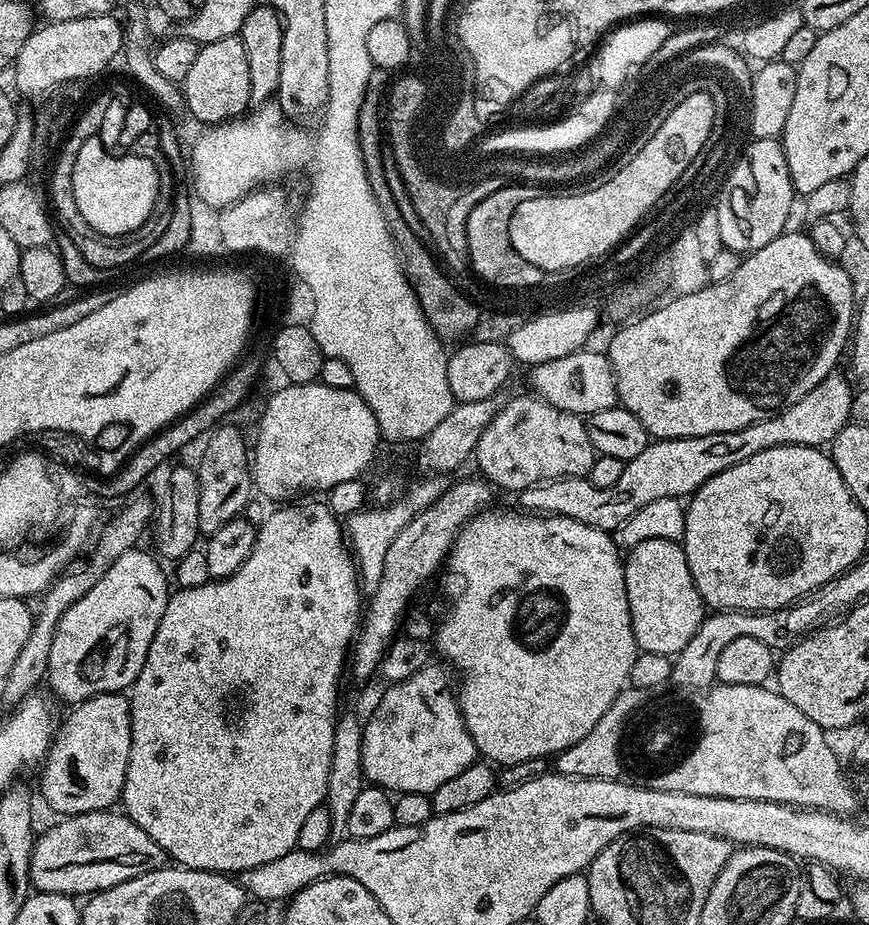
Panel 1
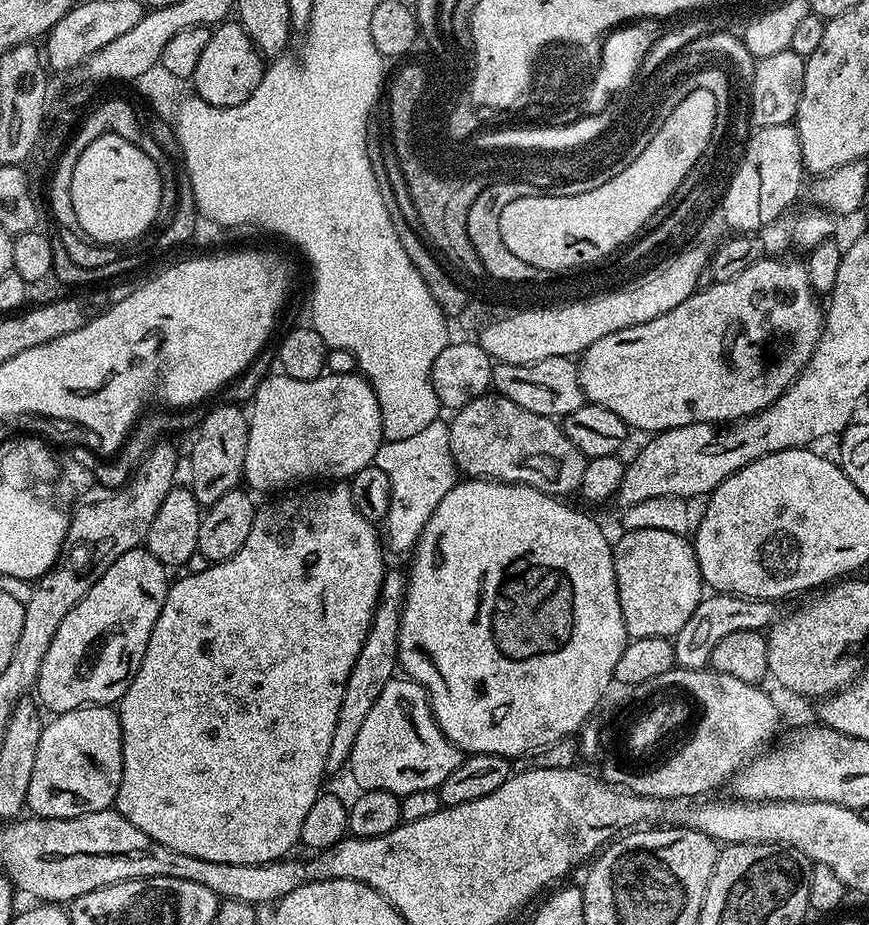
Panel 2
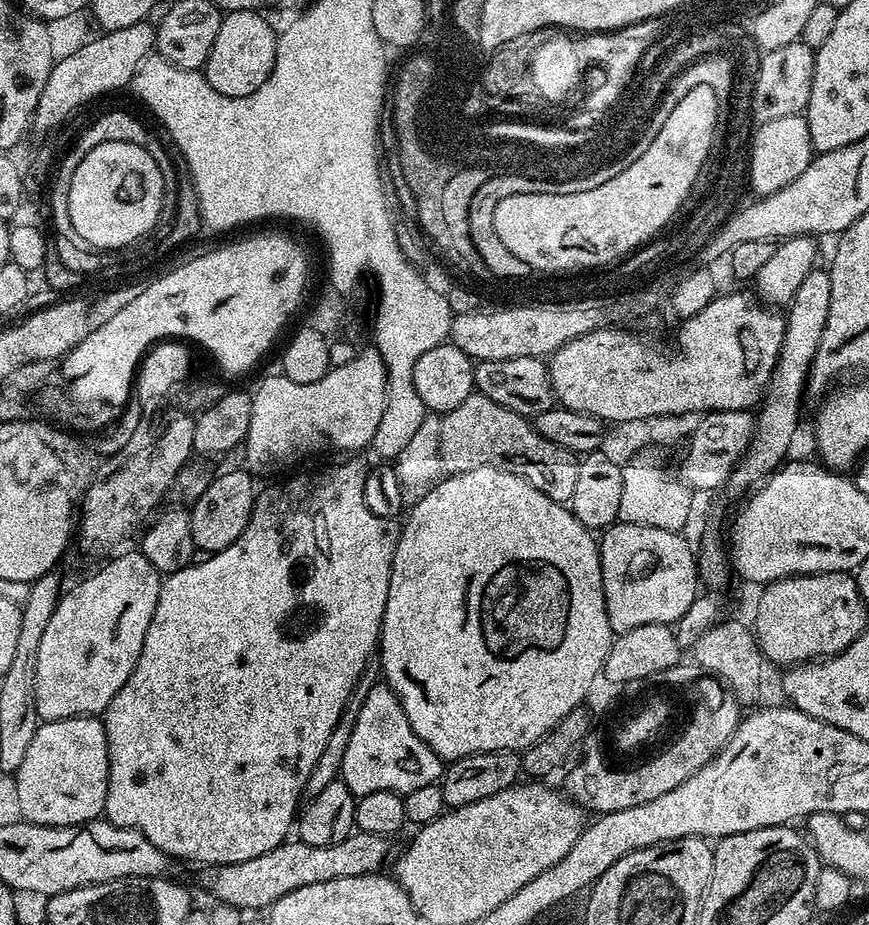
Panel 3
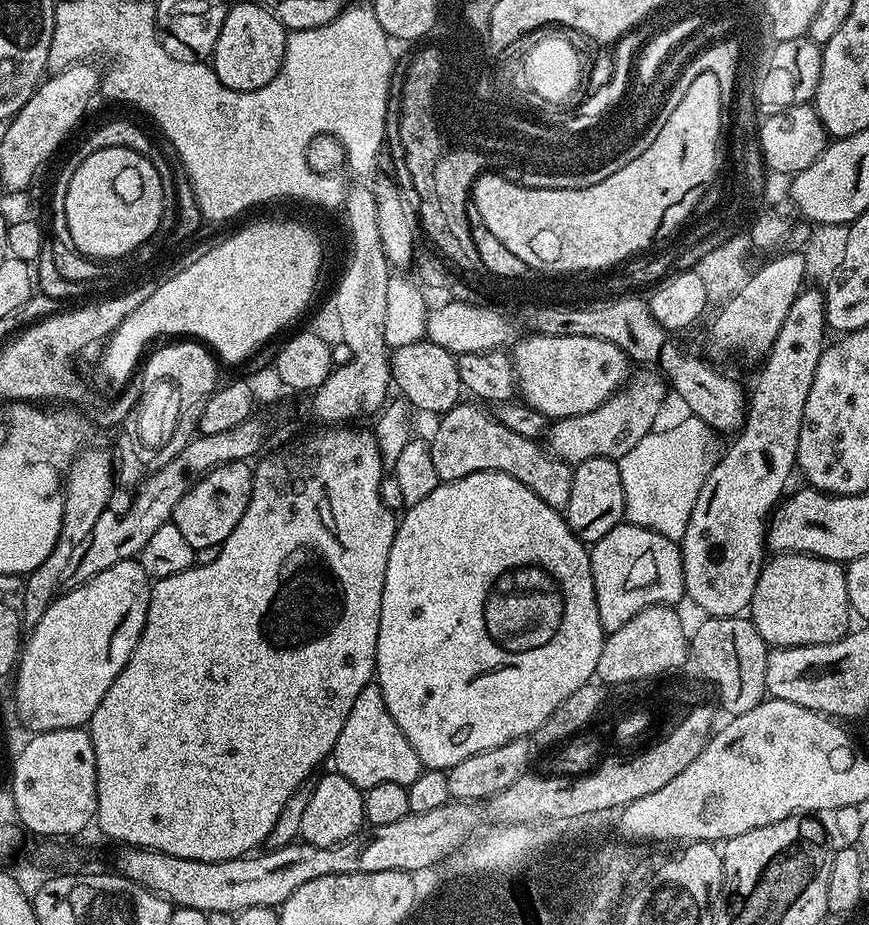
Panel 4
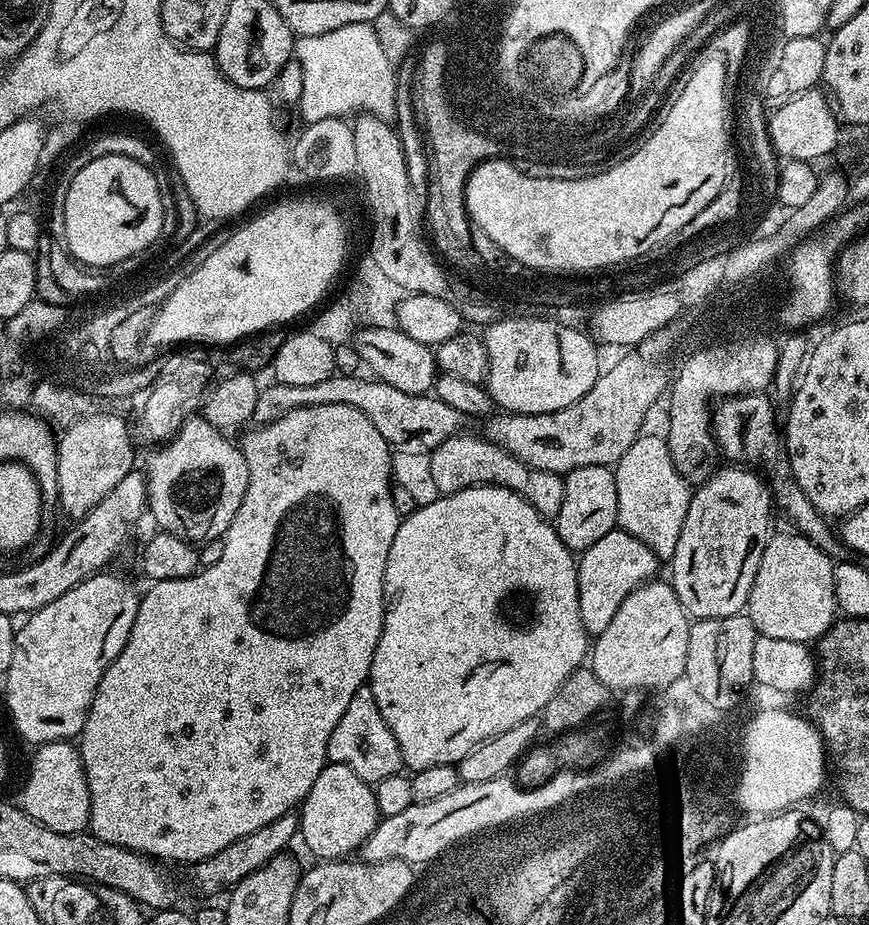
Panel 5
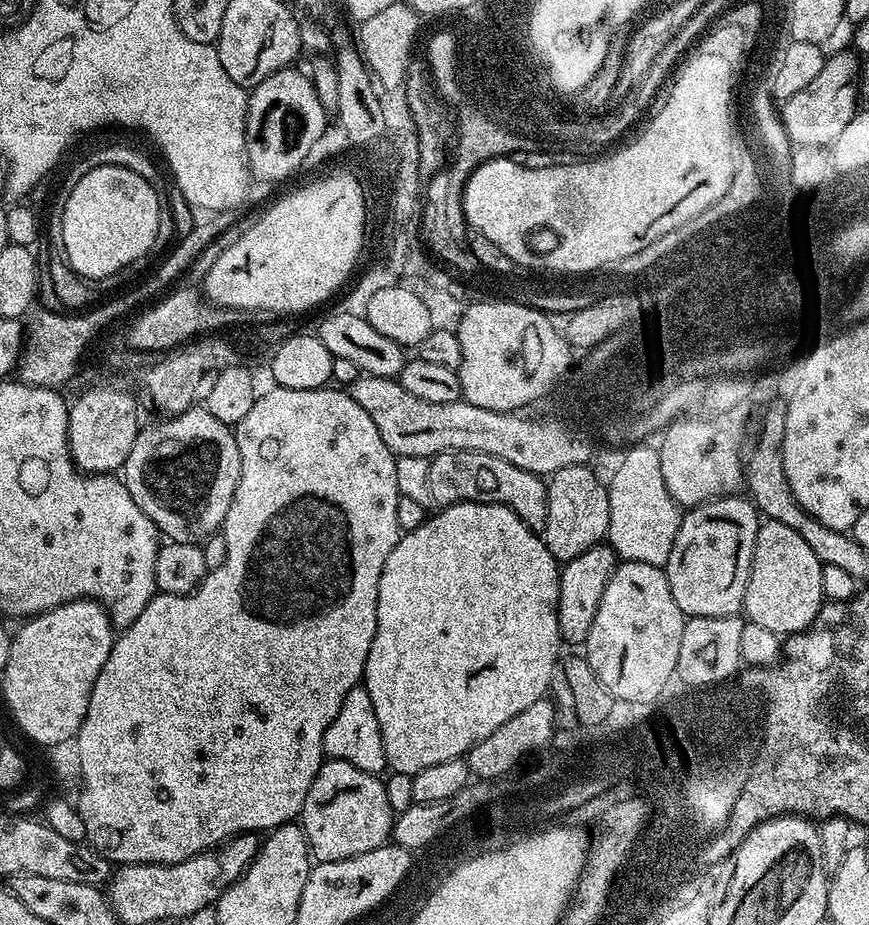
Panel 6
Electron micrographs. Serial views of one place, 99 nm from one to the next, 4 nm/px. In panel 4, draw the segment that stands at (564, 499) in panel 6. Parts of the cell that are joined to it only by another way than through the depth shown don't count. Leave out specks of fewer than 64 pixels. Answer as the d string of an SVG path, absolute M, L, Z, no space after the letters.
M590 458L573 467L566 519L572 533L588 546L598 543L603 536L610 534L610 530L614 530L614 526L621 524L624 520L624 491L617 461Z

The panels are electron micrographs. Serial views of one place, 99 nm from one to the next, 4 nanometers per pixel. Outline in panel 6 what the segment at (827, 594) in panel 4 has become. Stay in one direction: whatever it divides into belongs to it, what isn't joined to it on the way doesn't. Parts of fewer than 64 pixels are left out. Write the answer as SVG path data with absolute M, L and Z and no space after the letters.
M764 520L754 542L753 564L746 582L743 615L751 623L766 626L774 635L787 638L806 631L826 603L822 590L822 570L818 554L810 545L782 522Z

